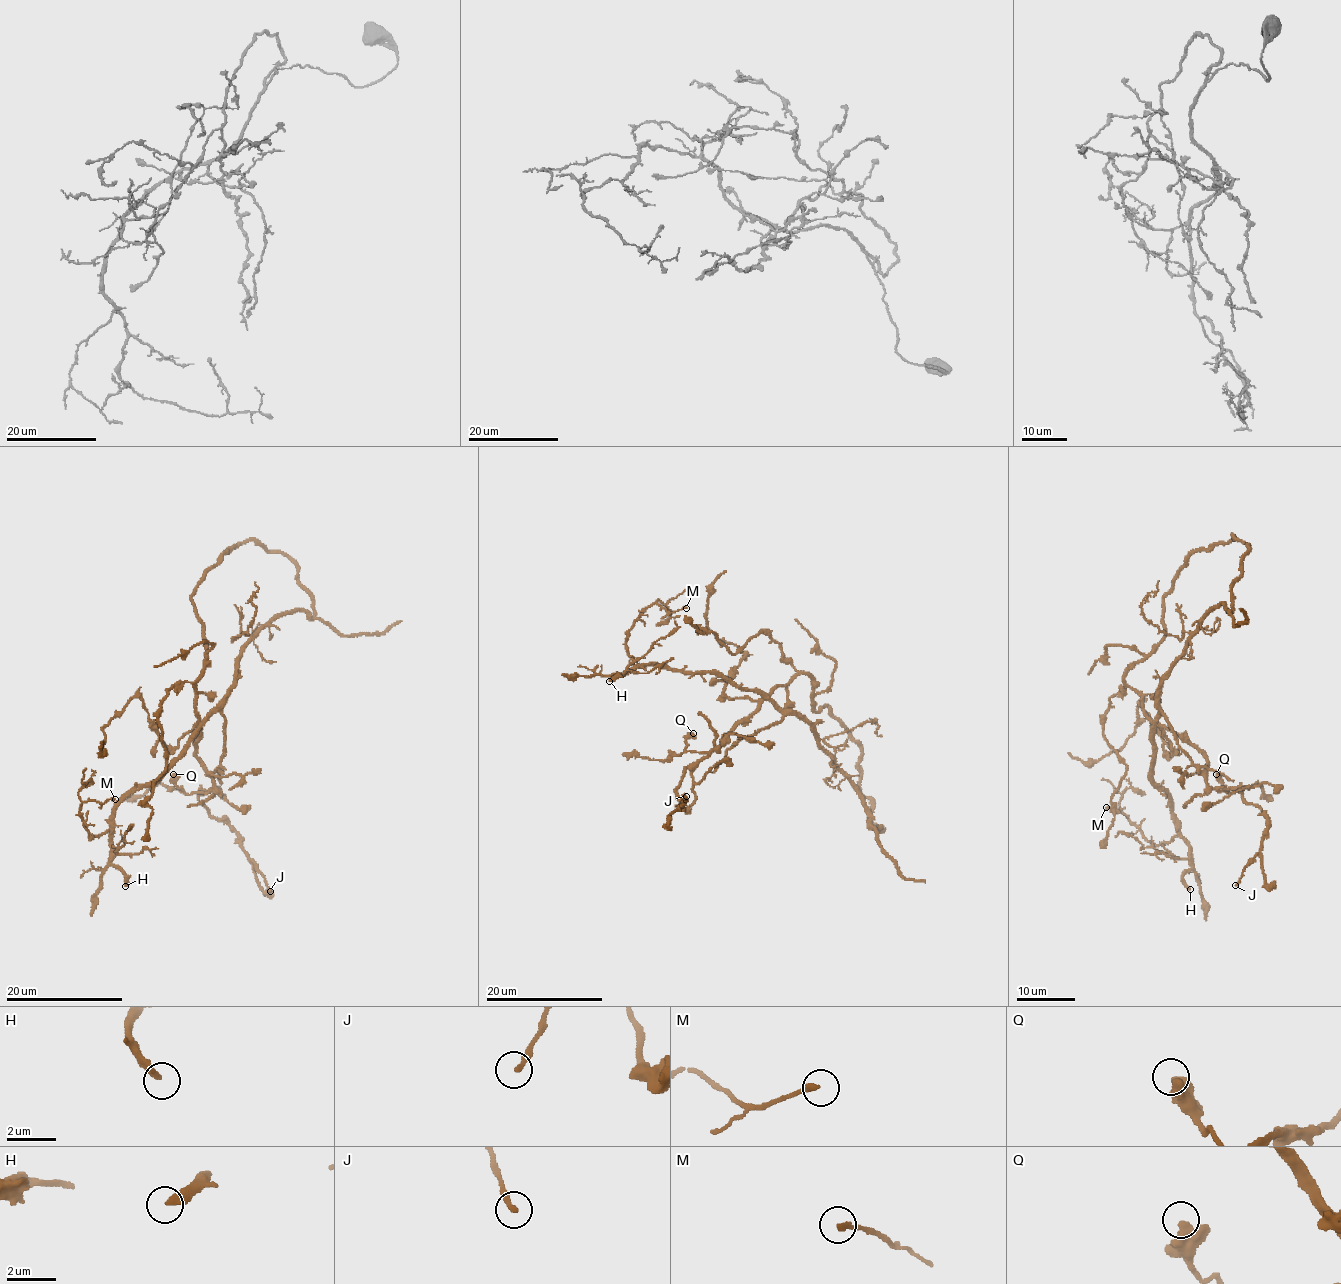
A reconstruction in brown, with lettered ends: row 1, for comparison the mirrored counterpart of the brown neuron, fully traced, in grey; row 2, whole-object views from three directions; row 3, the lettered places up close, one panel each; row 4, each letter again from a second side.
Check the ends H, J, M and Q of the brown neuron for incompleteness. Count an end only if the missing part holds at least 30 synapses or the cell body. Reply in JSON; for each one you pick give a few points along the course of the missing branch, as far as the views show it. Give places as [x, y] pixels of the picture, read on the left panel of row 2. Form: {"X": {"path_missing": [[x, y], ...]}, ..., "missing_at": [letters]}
{"missing_at": ["H"]}

